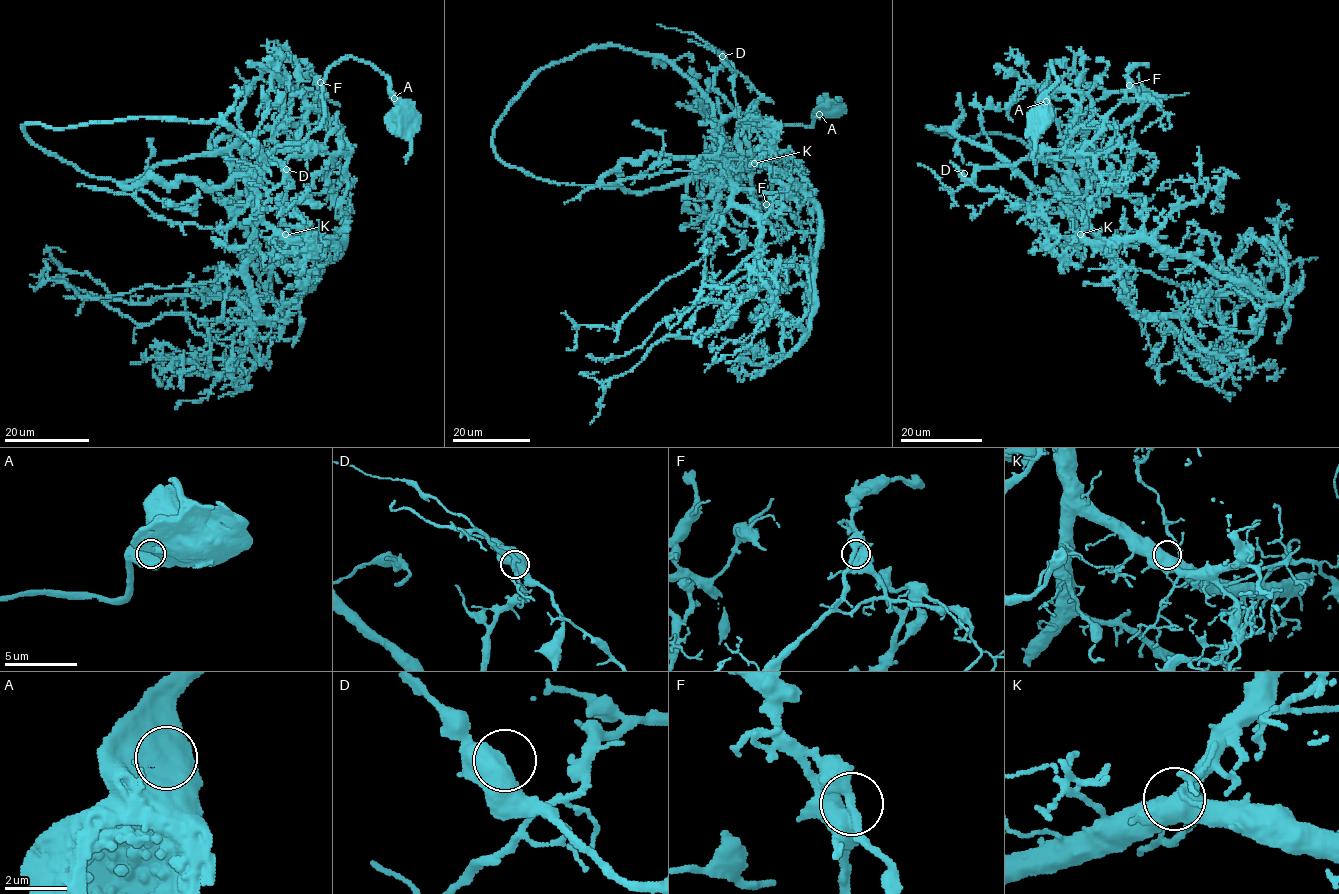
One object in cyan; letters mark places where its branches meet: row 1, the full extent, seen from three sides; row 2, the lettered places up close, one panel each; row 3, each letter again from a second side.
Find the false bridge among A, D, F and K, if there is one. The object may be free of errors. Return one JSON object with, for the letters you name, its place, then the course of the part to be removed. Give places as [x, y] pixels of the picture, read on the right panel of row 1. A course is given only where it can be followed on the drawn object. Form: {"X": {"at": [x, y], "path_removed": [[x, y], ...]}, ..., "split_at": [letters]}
{"split_at": []}

